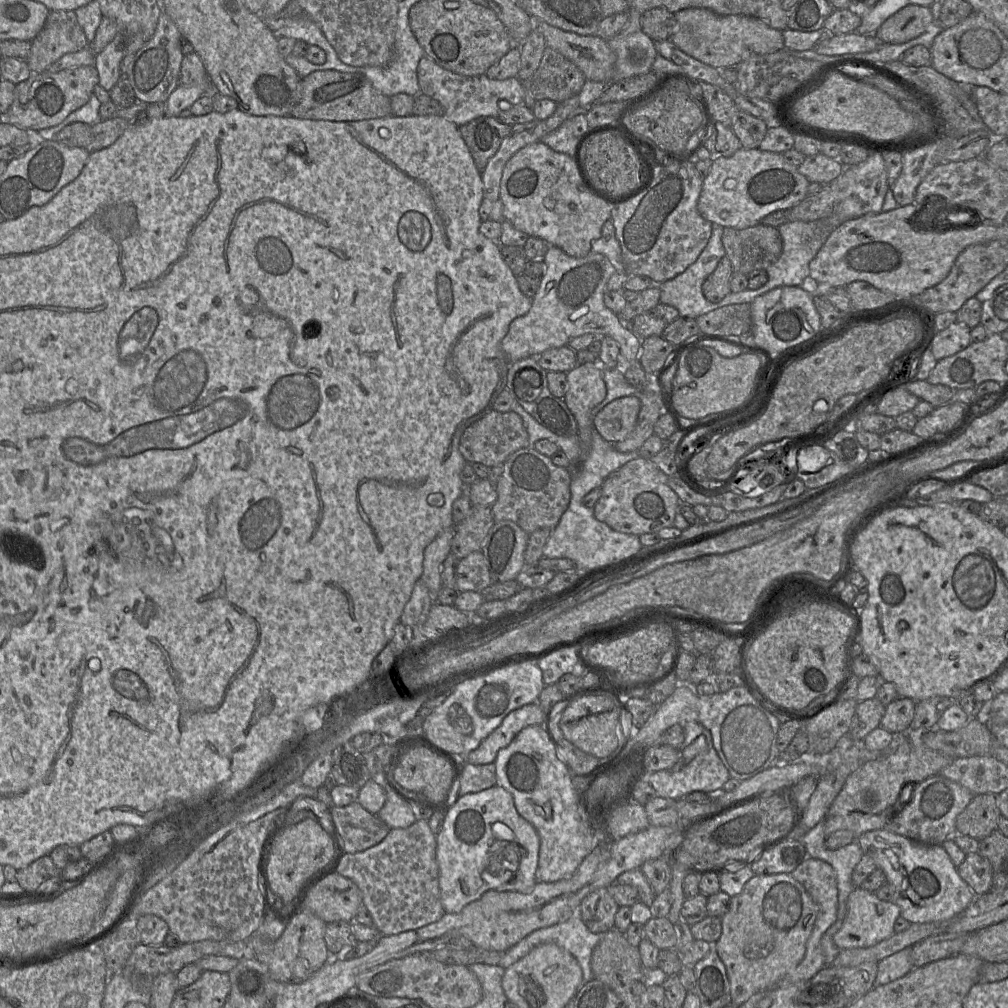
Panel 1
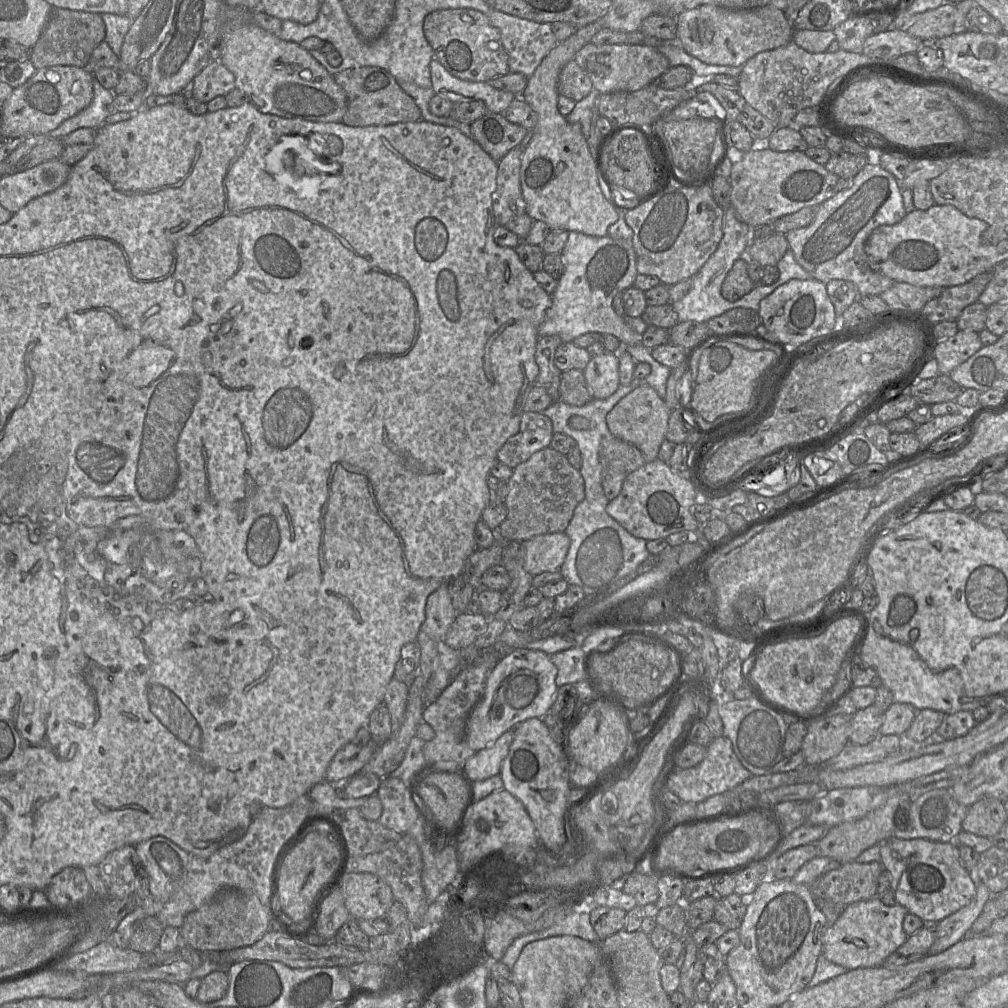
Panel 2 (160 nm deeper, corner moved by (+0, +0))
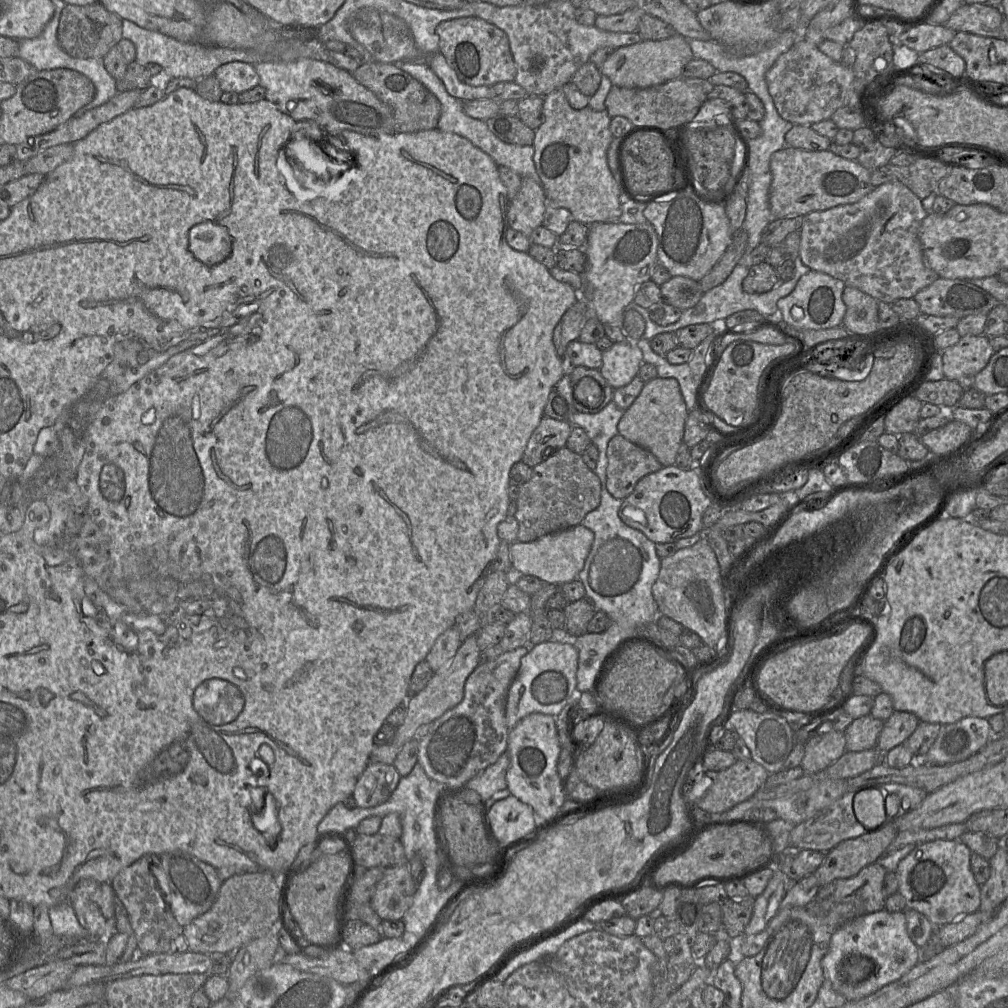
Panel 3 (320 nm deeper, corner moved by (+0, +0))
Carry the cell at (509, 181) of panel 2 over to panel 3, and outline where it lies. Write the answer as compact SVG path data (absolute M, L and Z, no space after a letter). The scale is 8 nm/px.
M522 177L519 191L509 201L507 209L509 227L529 237L535 228L542 226L545 199L540 182L531 177Z

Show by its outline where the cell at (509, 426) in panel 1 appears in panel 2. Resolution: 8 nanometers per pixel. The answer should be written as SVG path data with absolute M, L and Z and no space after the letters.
M524 412L519 432L510 437L498 451L498 463L514 469L535 452L549 447L553 435L550 418L538 412Z

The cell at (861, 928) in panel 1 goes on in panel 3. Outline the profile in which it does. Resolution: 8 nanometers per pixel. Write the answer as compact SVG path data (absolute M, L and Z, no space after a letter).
M883 909L855 918L831 934L829 949L821 959L825 979L847 1001L867 997L899 980L920 962L920 948L910 939L905 912Z

